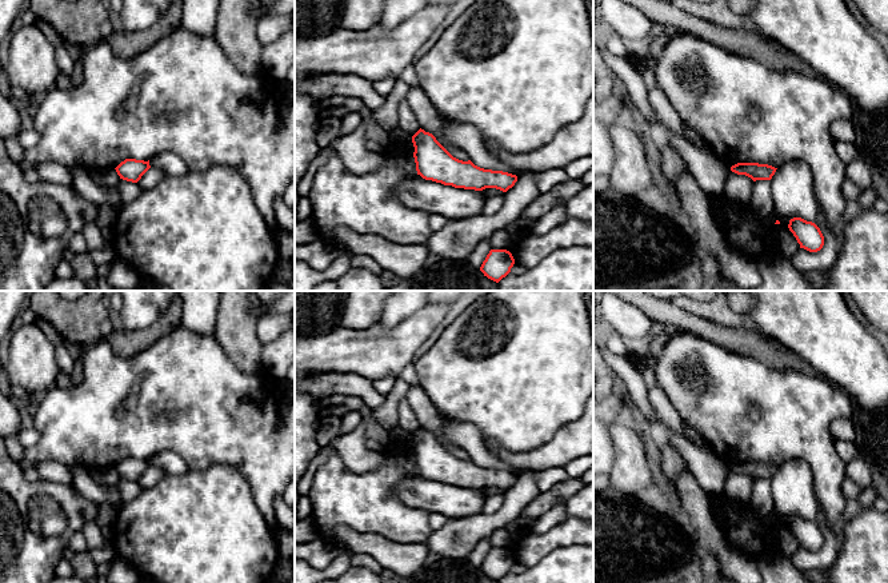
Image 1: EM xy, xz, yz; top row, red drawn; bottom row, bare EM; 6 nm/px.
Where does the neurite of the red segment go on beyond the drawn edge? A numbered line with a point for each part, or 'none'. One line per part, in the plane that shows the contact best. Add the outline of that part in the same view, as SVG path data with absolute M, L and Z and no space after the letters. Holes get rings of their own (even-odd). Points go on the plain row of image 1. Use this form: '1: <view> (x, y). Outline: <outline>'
none

